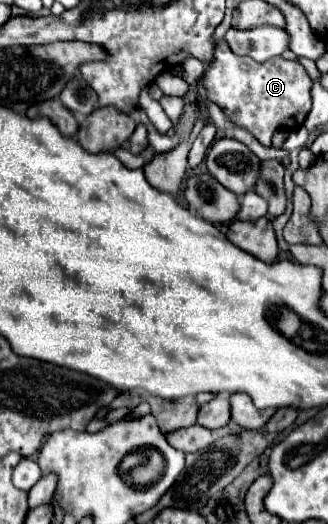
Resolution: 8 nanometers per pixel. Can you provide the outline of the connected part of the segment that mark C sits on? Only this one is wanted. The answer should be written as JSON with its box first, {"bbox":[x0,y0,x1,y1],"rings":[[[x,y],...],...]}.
{"bbox":[202,40,312,146],"rings":[[[220,40],[214,48],[214,60],[202,76],[206,100],[222,108],[238,128],[248,130],[262,146],[270,146],[276,130],[300,128],[310,112],[312,80],[298,60],[274,56],[266,62],[254,62],[230,52],[228,44]]]}

